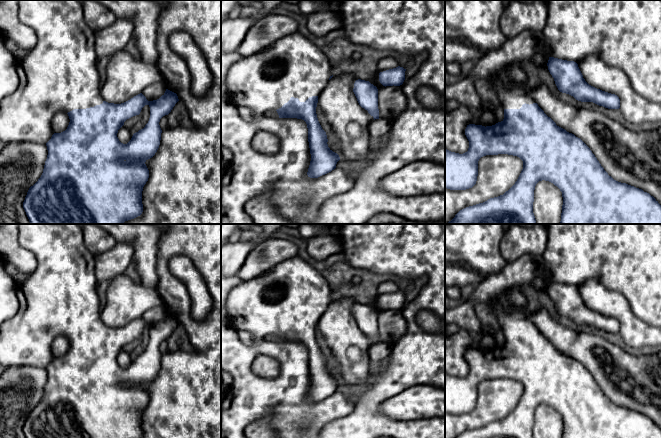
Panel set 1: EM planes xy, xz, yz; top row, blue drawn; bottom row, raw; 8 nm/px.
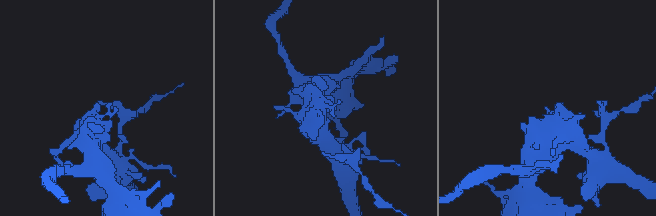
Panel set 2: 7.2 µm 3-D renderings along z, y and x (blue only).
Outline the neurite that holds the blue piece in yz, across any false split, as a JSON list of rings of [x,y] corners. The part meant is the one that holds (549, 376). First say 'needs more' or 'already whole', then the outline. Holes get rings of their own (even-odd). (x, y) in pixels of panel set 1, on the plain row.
needs more; [[[516,284],[511,286],[510,288],[506,288],[502,292],[497,293],[492,298],[492,300],[494,300],[497,305],[495,311],[500,325],[500,331],[504,333],[504,343],[501,346],[496,347],[495,349],[486,351],[475,348],[467,349],[465,353],[465,359],[469,365],[469,372],[467,376],[459,378],[445,373],[445,412],[450,414],[466,414],[472,412],[477,405],[478,385],[481,381],[486,379],[508,378],[517,380],[523,385],[523,393],[515,408],[503,419],[490,422],[483,427],[466,431],[460,434],[457,438],[534,438],[533,437],[534,414],[536,408],[542,404],[553,407],[562,416],[563,429],[561,438],[661,438],[661,429],[653,420],[651,420],[647,416],[644,416],[642,413],[614,404],[611,400],[608,399],[608,397],[601,390],[601,388],[599,387],[595,379],[592,377],[590,372],[580,362],[576,361],[572,357],[567,356],[565,353],[557,350],[556,347],[544,337],[544,335],[538,330],[538,328],[531,322],[529,318],[530,307],[528,305],[526,296],[524,295],[524,293],[520,291],[520,285]]]

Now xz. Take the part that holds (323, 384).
needs more; [[[297,255],[249,281],[242,281],[237,275],[221,275],[221,369],[229,372],[233,380],[221,402],[221,438],[248,438],[245,435],[247,425],[267,415],[271,416],[271,427],[280,438],[319,438],[320,430],[327,423],[354,412],[359,394],[346,396],[336,391],[340,381],[328,371],[326,356],[316,338],[318,319],[332,301],[327,280],[313,265]],[[238,331],[250,333],[254,343],[242,343]],[[275,334],[278,342],[265,340],[266,336]],[[259,355],[279,363],[276,377],[265,378],[253,371],[252,364]]]

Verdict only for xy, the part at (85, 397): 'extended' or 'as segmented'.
extended

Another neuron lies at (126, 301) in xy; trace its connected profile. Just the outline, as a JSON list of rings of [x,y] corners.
[[[116,276],[107,289],[107,299],[101,308],[101,320],[108,327],[121,328],[163,301],[156,288],[135,283],[130,277]]]

